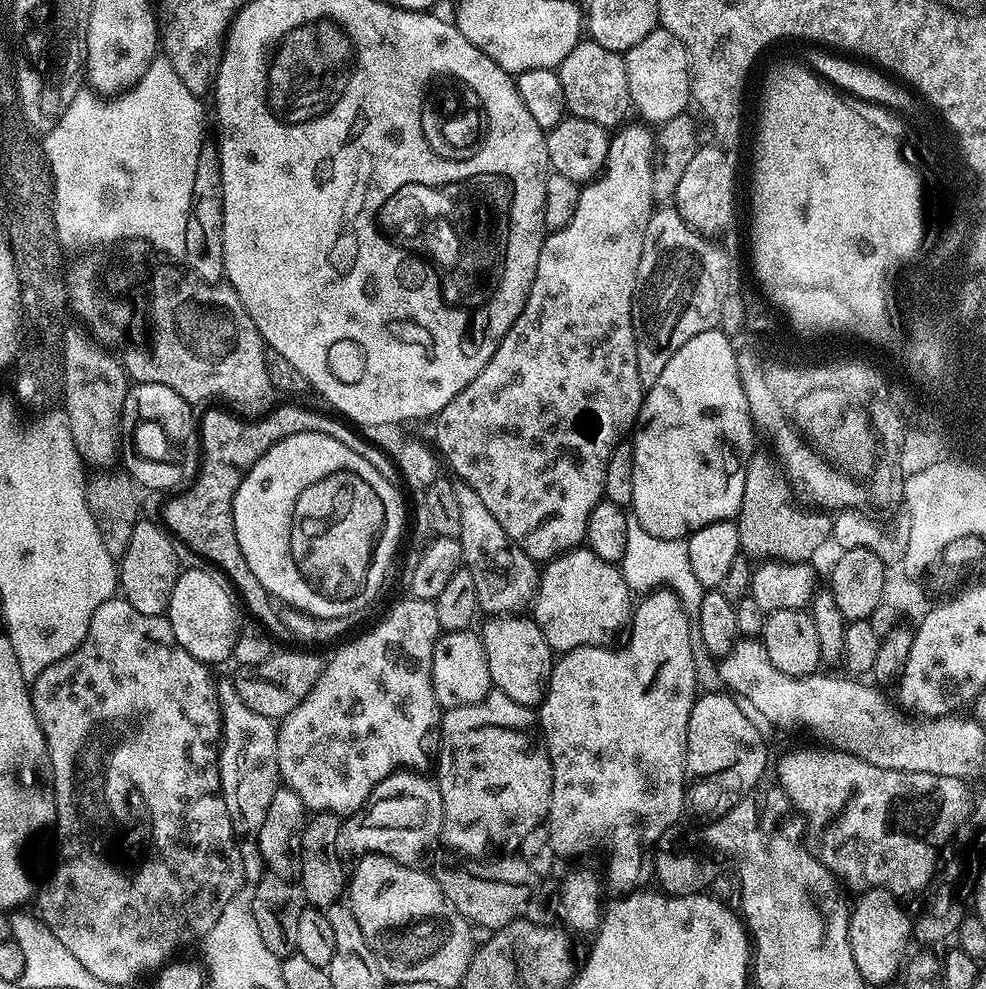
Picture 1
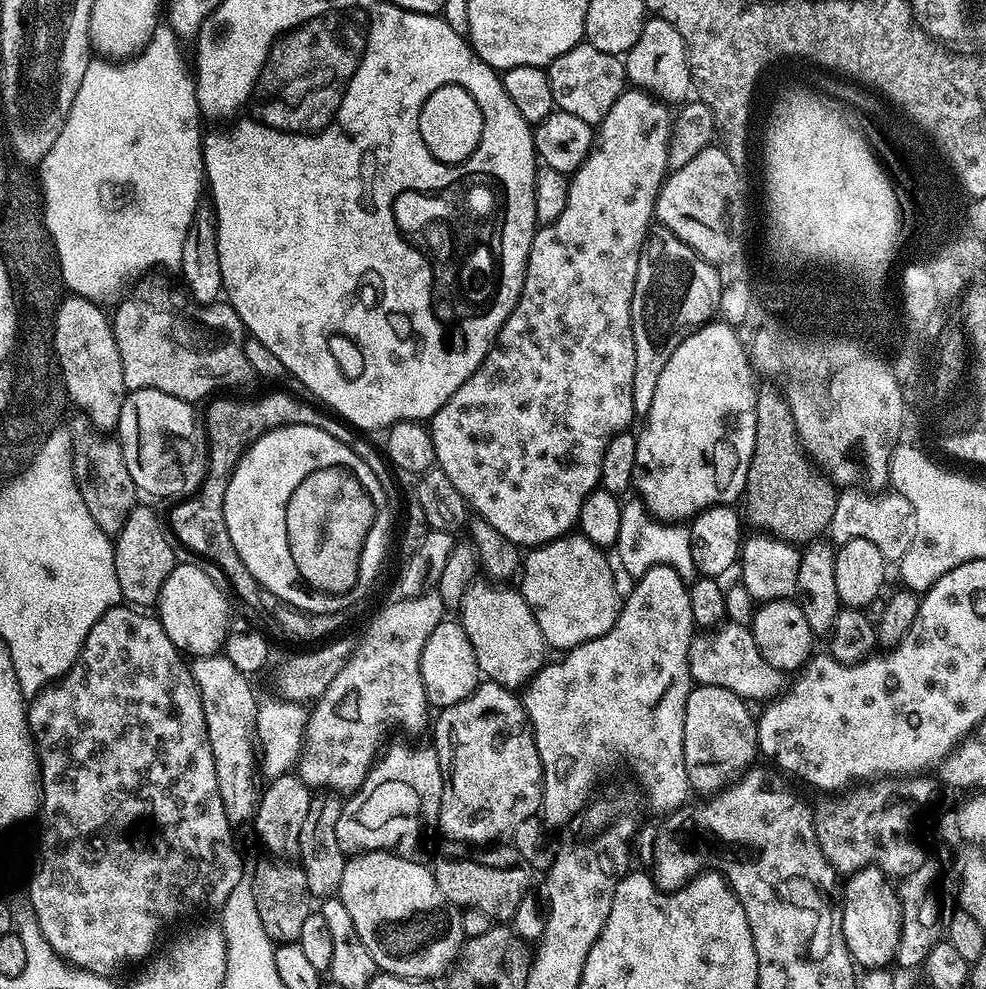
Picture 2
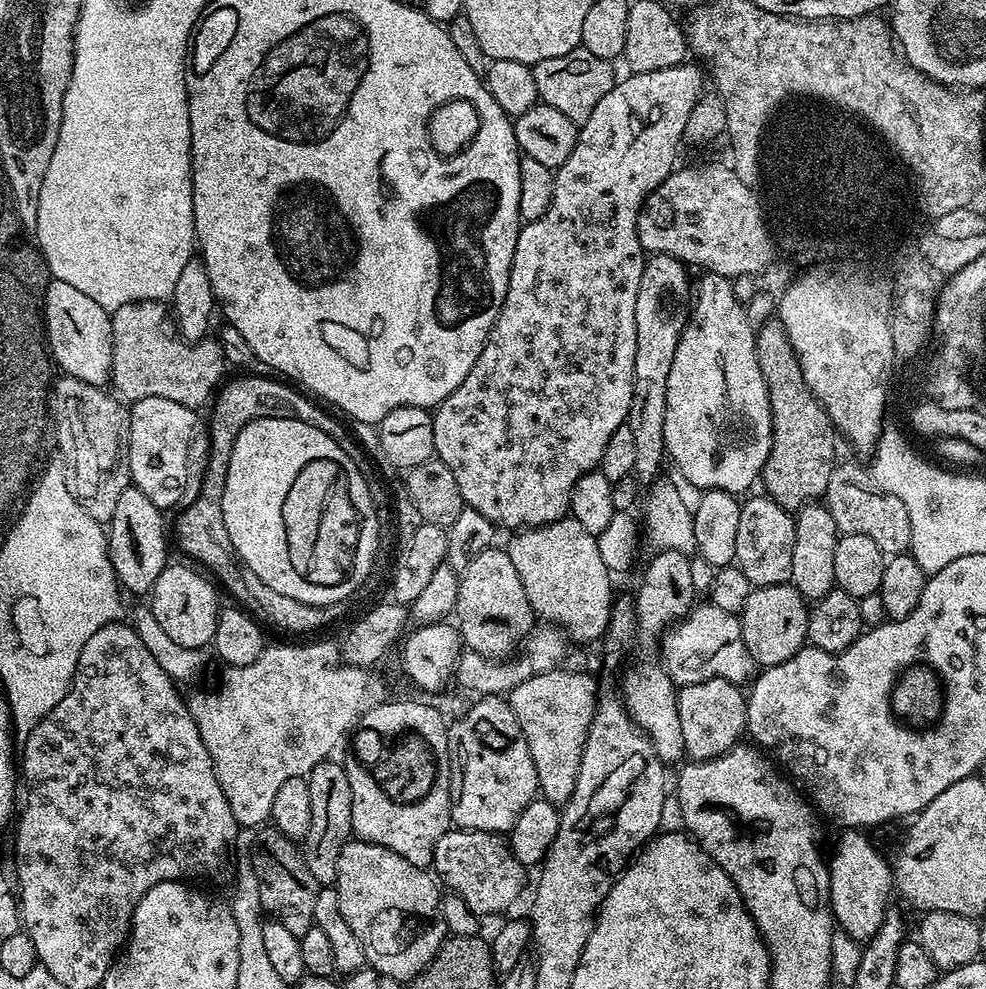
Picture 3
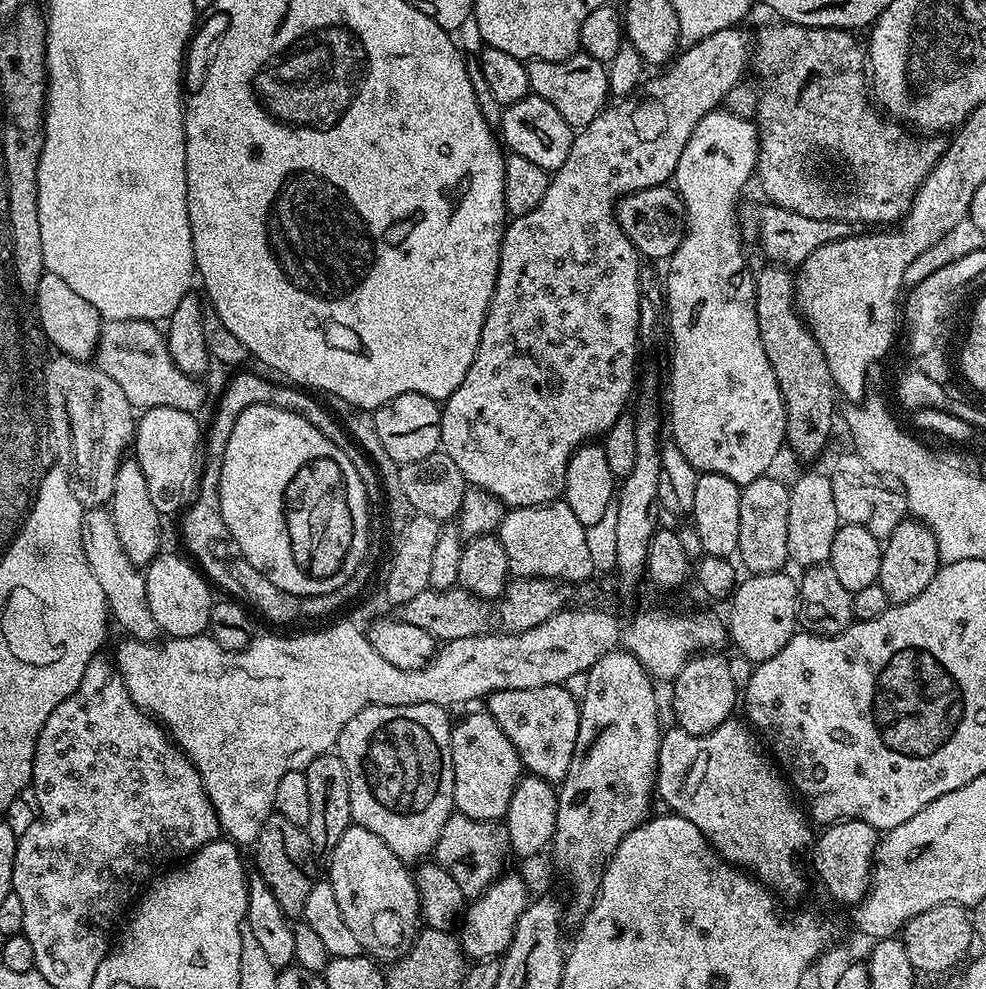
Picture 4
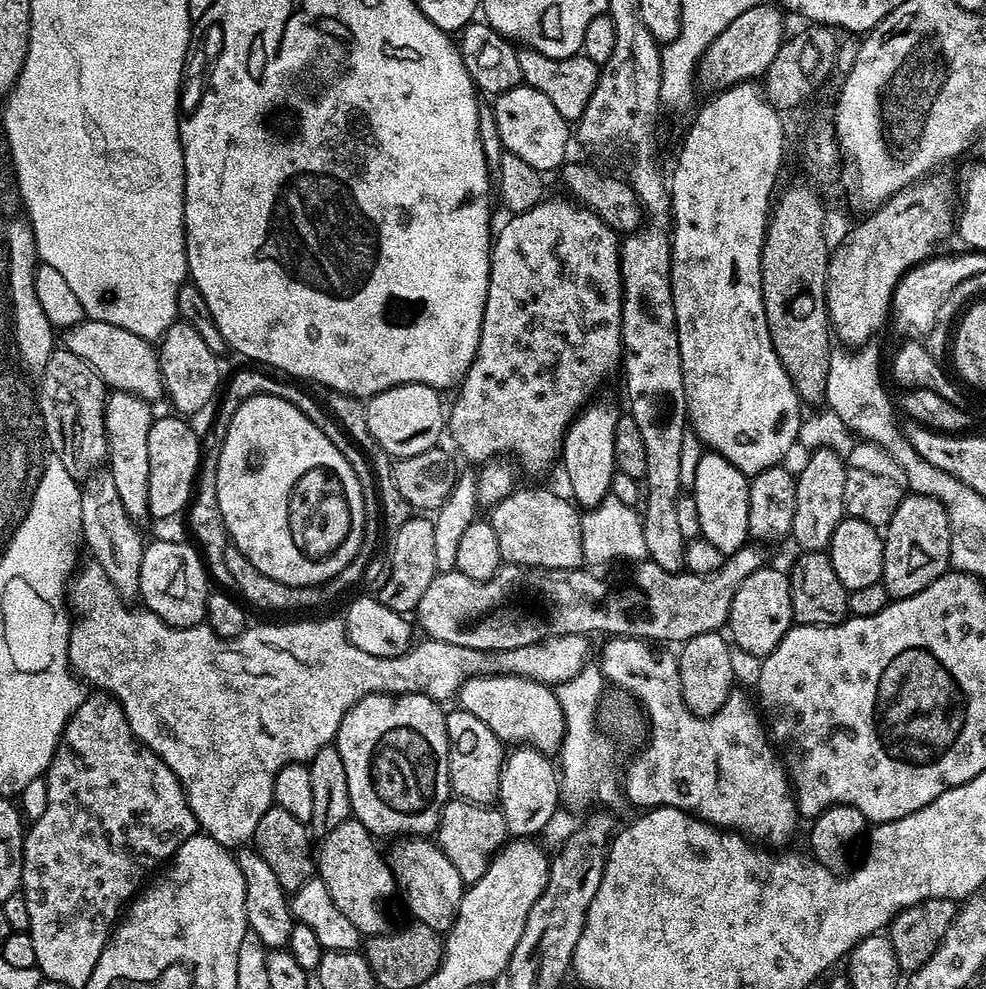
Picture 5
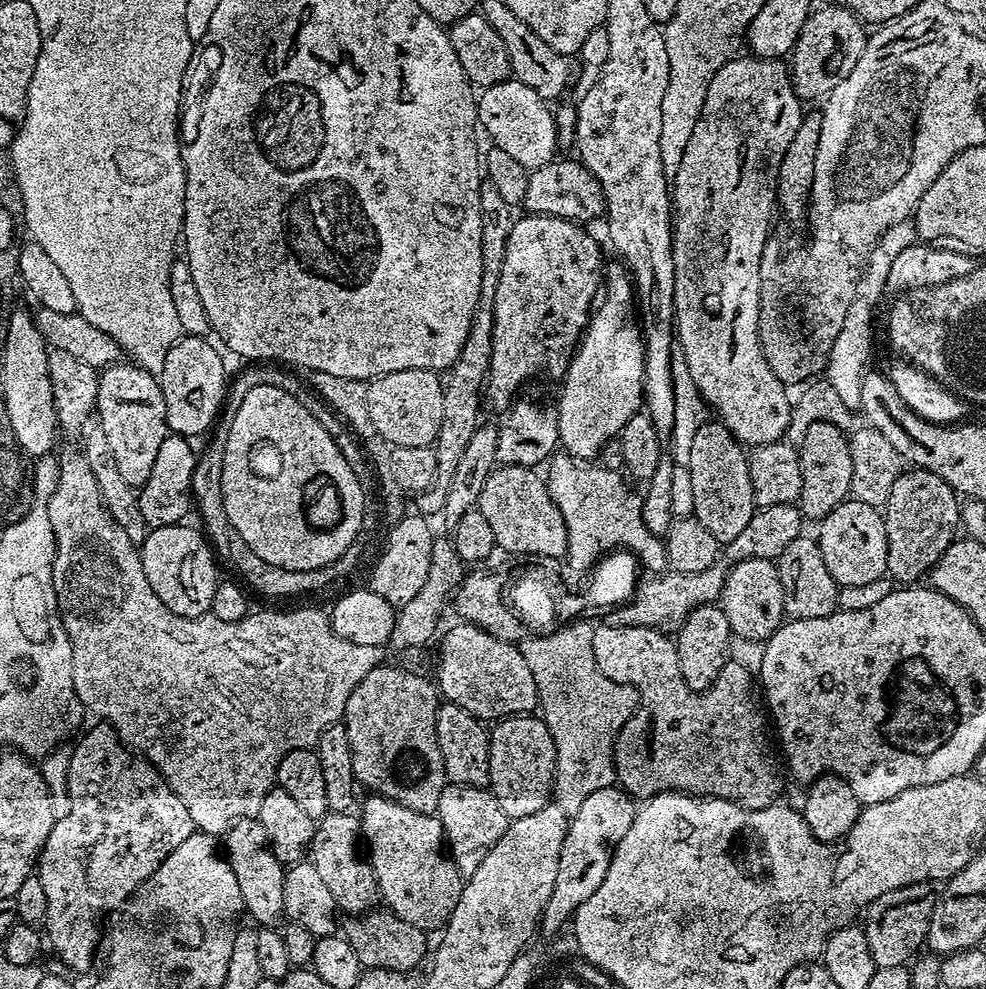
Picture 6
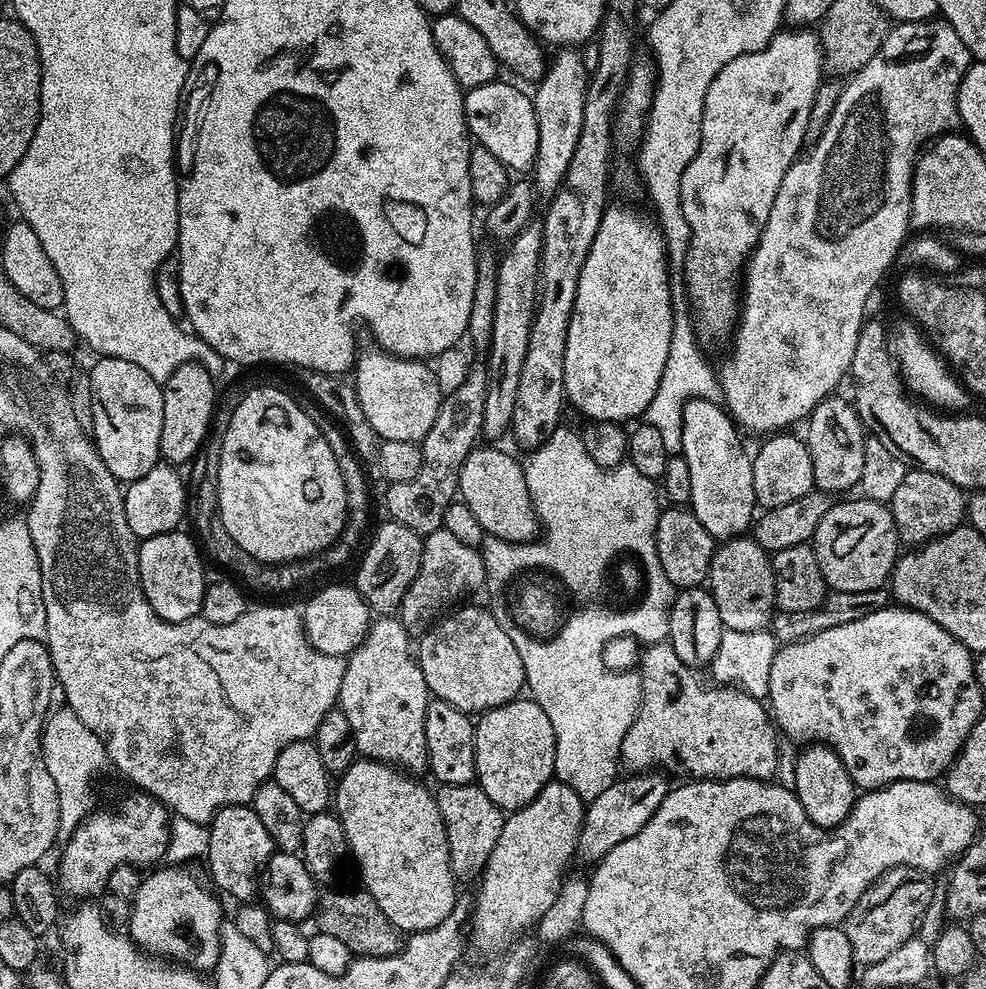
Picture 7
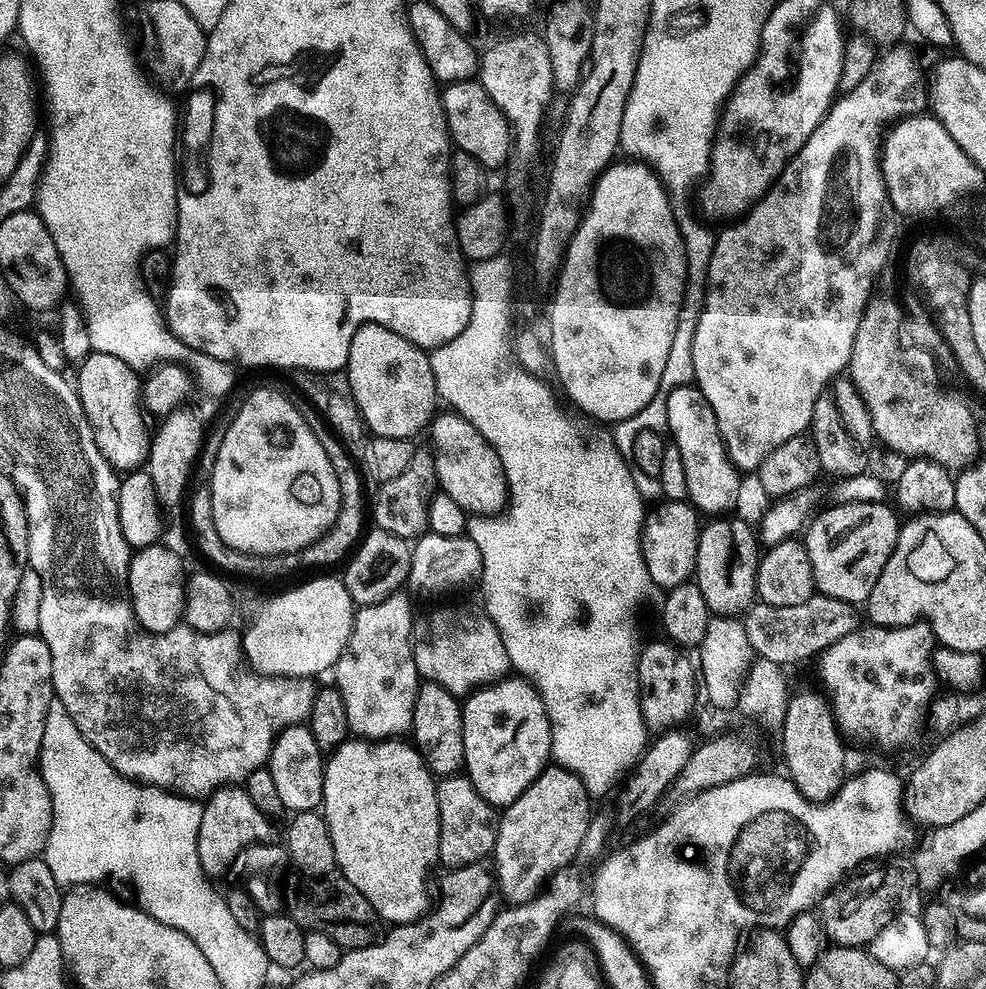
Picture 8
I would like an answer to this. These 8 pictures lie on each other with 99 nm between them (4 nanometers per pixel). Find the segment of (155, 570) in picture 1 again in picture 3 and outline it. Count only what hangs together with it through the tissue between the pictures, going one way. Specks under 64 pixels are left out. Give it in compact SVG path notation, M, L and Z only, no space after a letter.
M131 486L122 492L122 498L115 507L114 516L106 525L106 535L108 537L108 557L112 563L112 569L116 572L116 579L120 581L120 587L125 593L151 593L154 582L158 582L158 574L162 574L162 570L169 563L168 540L170 544L170 536L169 533L168 536L164 533L164 516L165 513L158 506L154 506L154 502L150 502L150 498L146 498L146 494L142 494L142 490Z

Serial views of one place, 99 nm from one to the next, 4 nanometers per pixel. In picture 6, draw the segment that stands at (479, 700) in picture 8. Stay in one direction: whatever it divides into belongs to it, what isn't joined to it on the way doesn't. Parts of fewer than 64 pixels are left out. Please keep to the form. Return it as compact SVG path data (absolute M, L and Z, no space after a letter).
M514 714L491 729L490 774L487 787L498 798L509 821L542 810L553 799L556 778L556 747L548 723L536 714Z

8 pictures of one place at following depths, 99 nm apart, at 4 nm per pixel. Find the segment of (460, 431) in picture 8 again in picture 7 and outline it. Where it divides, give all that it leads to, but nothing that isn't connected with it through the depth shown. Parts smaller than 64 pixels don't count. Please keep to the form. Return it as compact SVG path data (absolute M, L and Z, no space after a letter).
M477 446L472 449L460 470L458 496L470 506L474 518L483 526L489 537L511 544L526 544L538 536L538 521L531 498L527 492L524 465L515 460L500 446Z

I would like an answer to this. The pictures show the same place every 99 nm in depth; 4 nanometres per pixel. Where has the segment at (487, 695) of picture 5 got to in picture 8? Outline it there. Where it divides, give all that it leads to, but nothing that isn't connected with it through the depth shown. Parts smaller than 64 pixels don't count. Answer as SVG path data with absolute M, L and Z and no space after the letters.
M479 607L436 608L432 617L419 617L412 625L412 653L425 681L450 690L458 698L505 679L512 668L494 622Z

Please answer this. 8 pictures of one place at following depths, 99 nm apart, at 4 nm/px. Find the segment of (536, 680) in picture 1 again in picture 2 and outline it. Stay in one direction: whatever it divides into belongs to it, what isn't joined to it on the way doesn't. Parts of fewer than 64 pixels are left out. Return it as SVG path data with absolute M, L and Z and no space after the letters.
M477 578L468 585L458 609L460 625L466 630L466 638L470 638L470 646L474 646L474 658L478 658L481 677L492 680L504 688L520 690L533 680L536 673L546 663L546 645L542 638L542 630L538 630L538 622L532 613L532 607L526 598L515 587L507 588L507 583L493 582L491 579Z

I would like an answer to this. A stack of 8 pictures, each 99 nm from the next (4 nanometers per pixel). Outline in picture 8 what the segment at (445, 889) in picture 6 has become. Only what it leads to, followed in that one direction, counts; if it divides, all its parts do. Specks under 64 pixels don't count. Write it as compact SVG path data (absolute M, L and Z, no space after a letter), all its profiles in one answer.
M349 738L344 741L343 744L339 744L338 747L327 757L324 765L324 802L322 805L322 815L326 826L330 830L330 840L334 842L334 856L336 858L336 868L339 875L344 876L350 882L350 886L354 886L354 890L358 890L358 894L362 894L362 898L366 898L366 902L370 902L370 906L375 910L377 917L381 921L389 920L389 925L395 926L397 924L409 924L420 917L425 916L430 911L430 900L428 904L428 879L432 876L432 867L437 867L440 855L438 854L438 834L440 833L440 819L438 818L438 794L436 793L437 777L433 776L432 771L425 766L424 760L420 757L420 752L415 746L413 746L407 739L393 738L390 740L365 740L363 738Z

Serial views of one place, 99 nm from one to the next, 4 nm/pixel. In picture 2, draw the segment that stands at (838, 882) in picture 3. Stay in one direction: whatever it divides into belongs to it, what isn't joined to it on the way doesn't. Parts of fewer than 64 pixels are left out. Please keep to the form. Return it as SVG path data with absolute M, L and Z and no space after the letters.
M862 868L851 873L842 884L842 934L853 961L864 970L884 970L895 959L900 940L900 900L893 881L880 868Z

